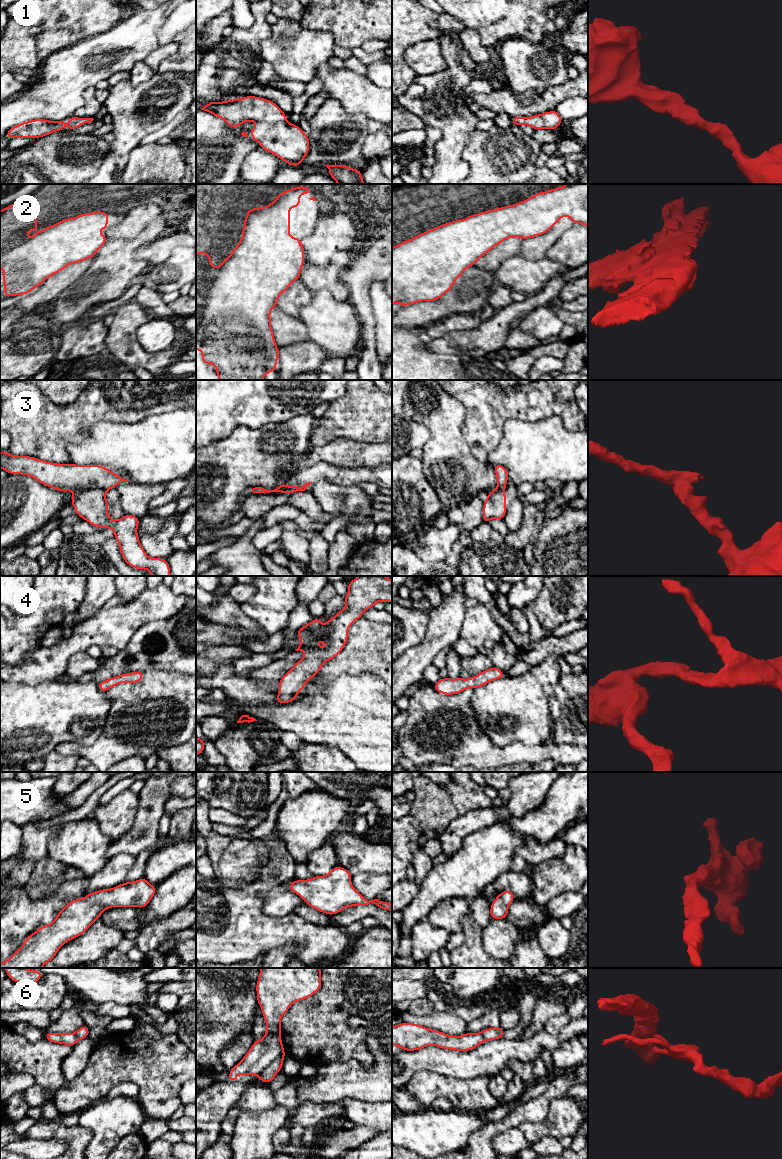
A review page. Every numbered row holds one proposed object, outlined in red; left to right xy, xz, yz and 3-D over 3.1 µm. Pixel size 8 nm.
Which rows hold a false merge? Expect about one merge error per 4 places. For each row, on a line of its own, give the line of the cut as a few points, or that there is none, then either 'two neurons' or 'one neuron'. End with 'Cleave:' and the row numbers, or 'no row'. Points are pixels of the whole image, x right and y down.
1: no cut; one neuron
2: no cut; one neuron
3: cut in xy along (106, 490), (100, 487), (88, 486), (76, 491); two neurons
4: no cut; one neuron
5: no cut; one neuron
6: cut in xz along (284, 1053), (277, 1056), (258, 1075); two neurons
Cleave: 3, 6

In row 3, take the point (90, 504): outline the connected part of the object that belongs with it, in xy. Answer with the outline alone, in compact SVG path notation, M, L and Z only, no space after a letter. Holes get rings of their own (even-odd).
M96 486L77 490L71 498L71 503L75 513L92 526L114 530L114 539L119 542L122 558L129 566L146 569L152 576L171 576L167 560L150 558L141 546L137 534L140 519L128 514L118 520L110 518L106 490Z

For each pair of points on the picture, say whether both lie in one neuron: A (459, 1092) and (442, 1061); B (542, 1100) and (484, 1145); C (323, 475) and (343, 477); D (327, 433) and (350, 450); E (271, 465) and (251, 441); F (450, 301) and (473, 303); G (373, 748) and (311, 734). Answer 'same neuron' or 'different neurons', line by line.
A: different neurons
B: same neuron
C: same neuron
D: different neurons
E: same neuron
F: same neuron
G: same neuron

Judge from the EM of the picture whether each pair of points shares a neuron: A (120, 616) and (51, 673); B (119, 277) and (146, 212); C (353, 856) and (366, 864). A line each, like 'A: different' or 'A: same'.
A: same
B: different
C: same

